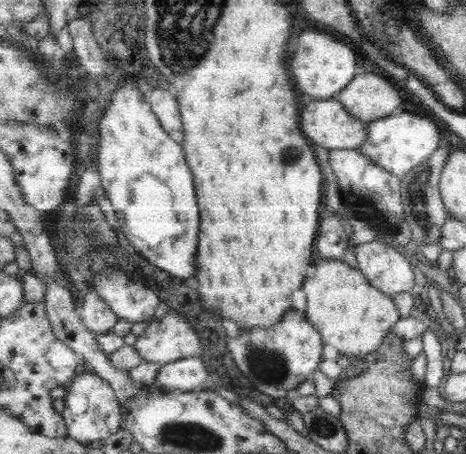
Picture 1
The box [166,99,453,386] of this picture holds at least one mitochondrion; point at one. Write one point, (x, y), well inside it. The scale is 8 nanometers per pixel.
(415, 194)

